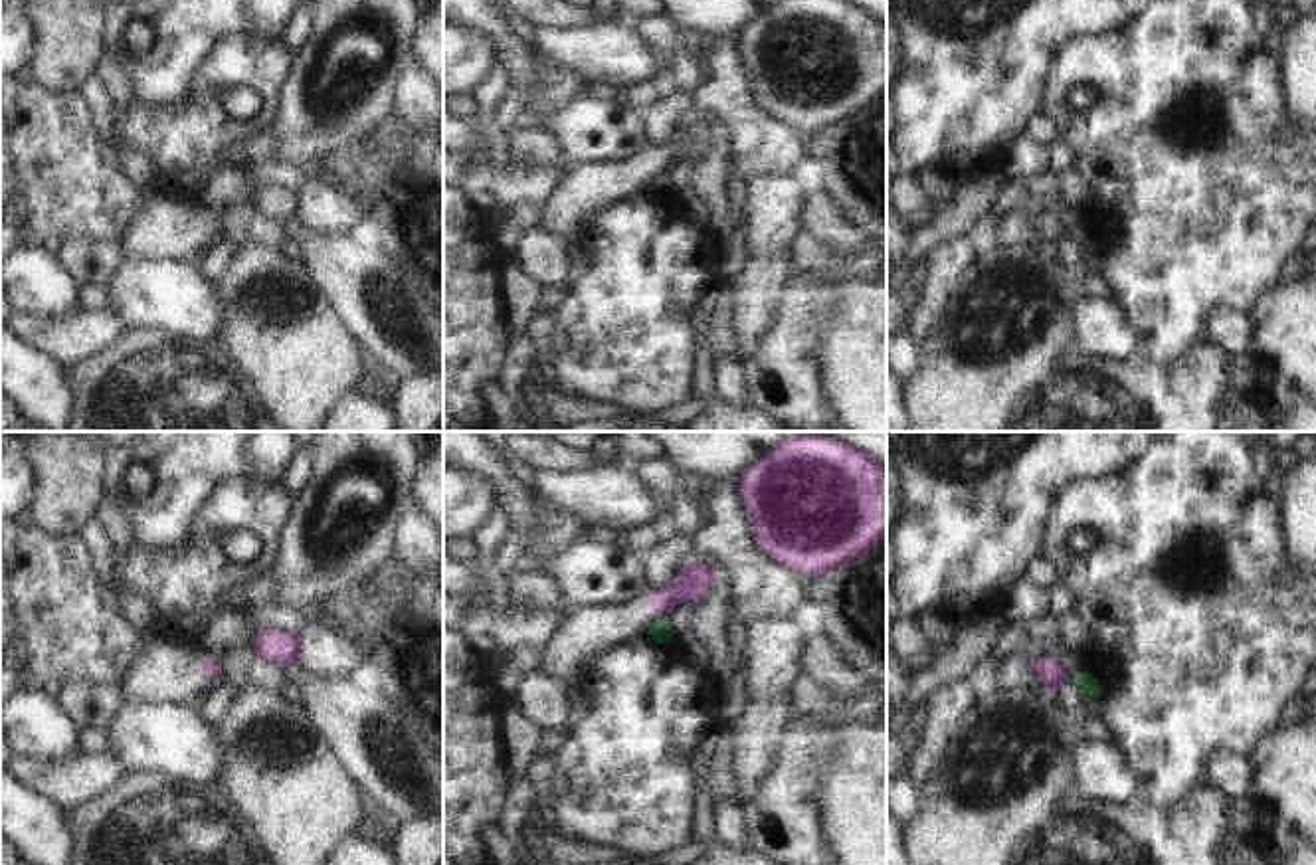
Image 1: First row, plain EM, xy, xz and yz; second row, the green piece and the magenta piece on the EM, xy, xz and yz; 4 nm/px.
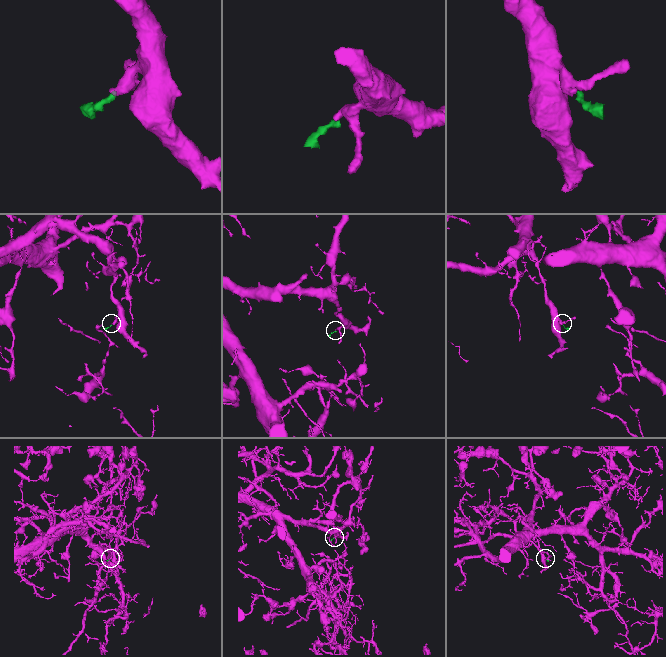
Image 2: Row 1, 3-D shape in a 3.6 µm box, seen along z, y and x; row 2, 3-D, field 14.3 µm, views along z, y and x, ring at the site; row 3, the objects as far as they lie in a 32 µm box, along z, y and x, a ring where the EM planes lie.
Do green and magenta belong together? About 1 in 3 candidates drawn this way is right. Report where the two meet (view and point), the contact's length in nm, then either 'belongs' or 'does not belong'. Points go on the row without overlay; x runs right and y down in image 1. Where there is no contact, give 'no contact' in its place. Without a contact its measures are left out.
meets green in xz at (659, 175); contact 50 nm long; does not belong

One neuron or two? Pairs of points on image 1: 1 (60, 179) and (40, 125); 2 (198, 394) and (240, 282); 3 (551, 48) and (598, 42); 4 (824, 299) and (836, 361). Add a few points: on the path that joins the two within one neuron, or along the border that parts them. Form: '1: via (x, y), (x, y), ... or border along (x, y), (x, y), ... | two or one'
1: via (60, 165), (54, 139) | one
2: border along (218, 339), (248, 375) | two
3: via (563, 48), (586, 48) | one
4: border along (842, 286), (838, 311), (822, 333), (822, 367) | two

